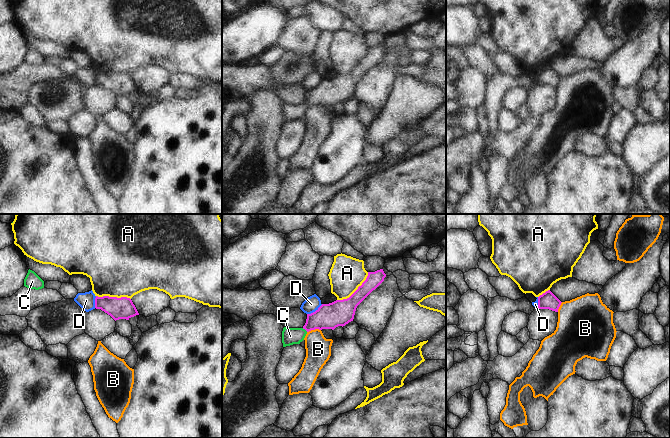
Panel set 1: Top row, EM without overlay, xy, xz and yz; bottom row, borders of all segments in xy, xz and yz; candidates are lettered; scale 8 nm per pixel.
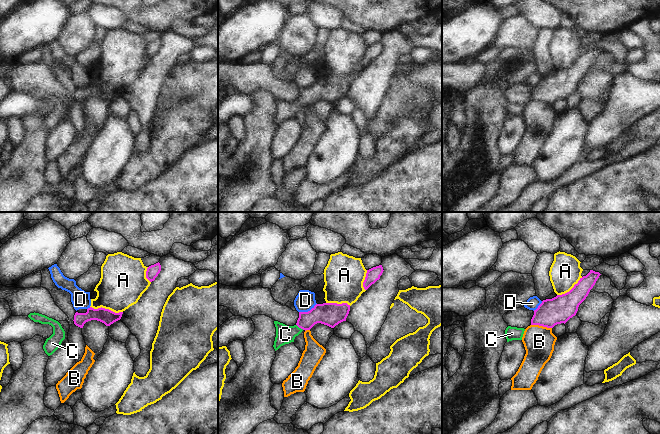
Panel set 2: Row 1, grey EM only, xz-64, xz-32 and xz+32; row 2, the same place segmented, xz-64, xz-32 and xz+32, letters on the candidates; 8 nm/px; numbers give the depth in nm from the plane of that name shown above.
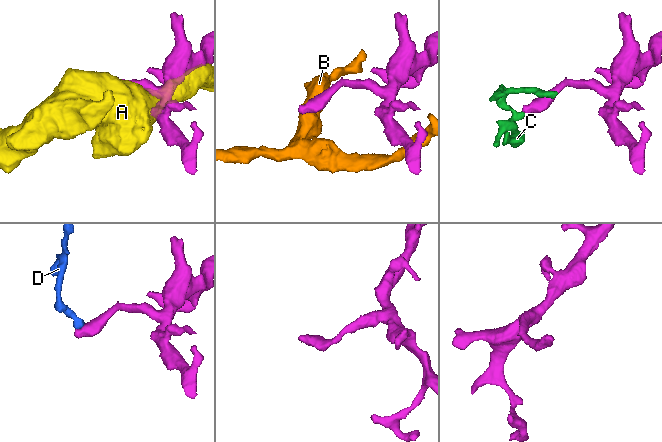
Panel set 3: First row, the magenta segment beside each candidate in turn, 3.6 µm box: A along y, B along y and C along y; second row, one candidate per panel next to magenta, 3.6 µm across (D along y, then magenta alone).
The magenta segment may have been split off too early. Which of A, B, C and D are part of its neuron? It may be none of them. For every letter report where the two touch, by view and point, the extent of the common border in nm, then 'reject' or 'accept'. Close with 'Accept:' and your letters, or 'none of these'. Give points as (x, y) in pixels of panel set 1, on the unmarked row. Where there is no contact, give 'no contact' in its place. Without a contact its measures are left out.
A: contact xz (356, 66); length 340 nm; reject
B: contact xz (313, 105); length 110 nm; reject
C: contact xz (305, 105); length 50 nm; accept
D: contact xz (315, 87); length 150 nm; reject
Accept: C

